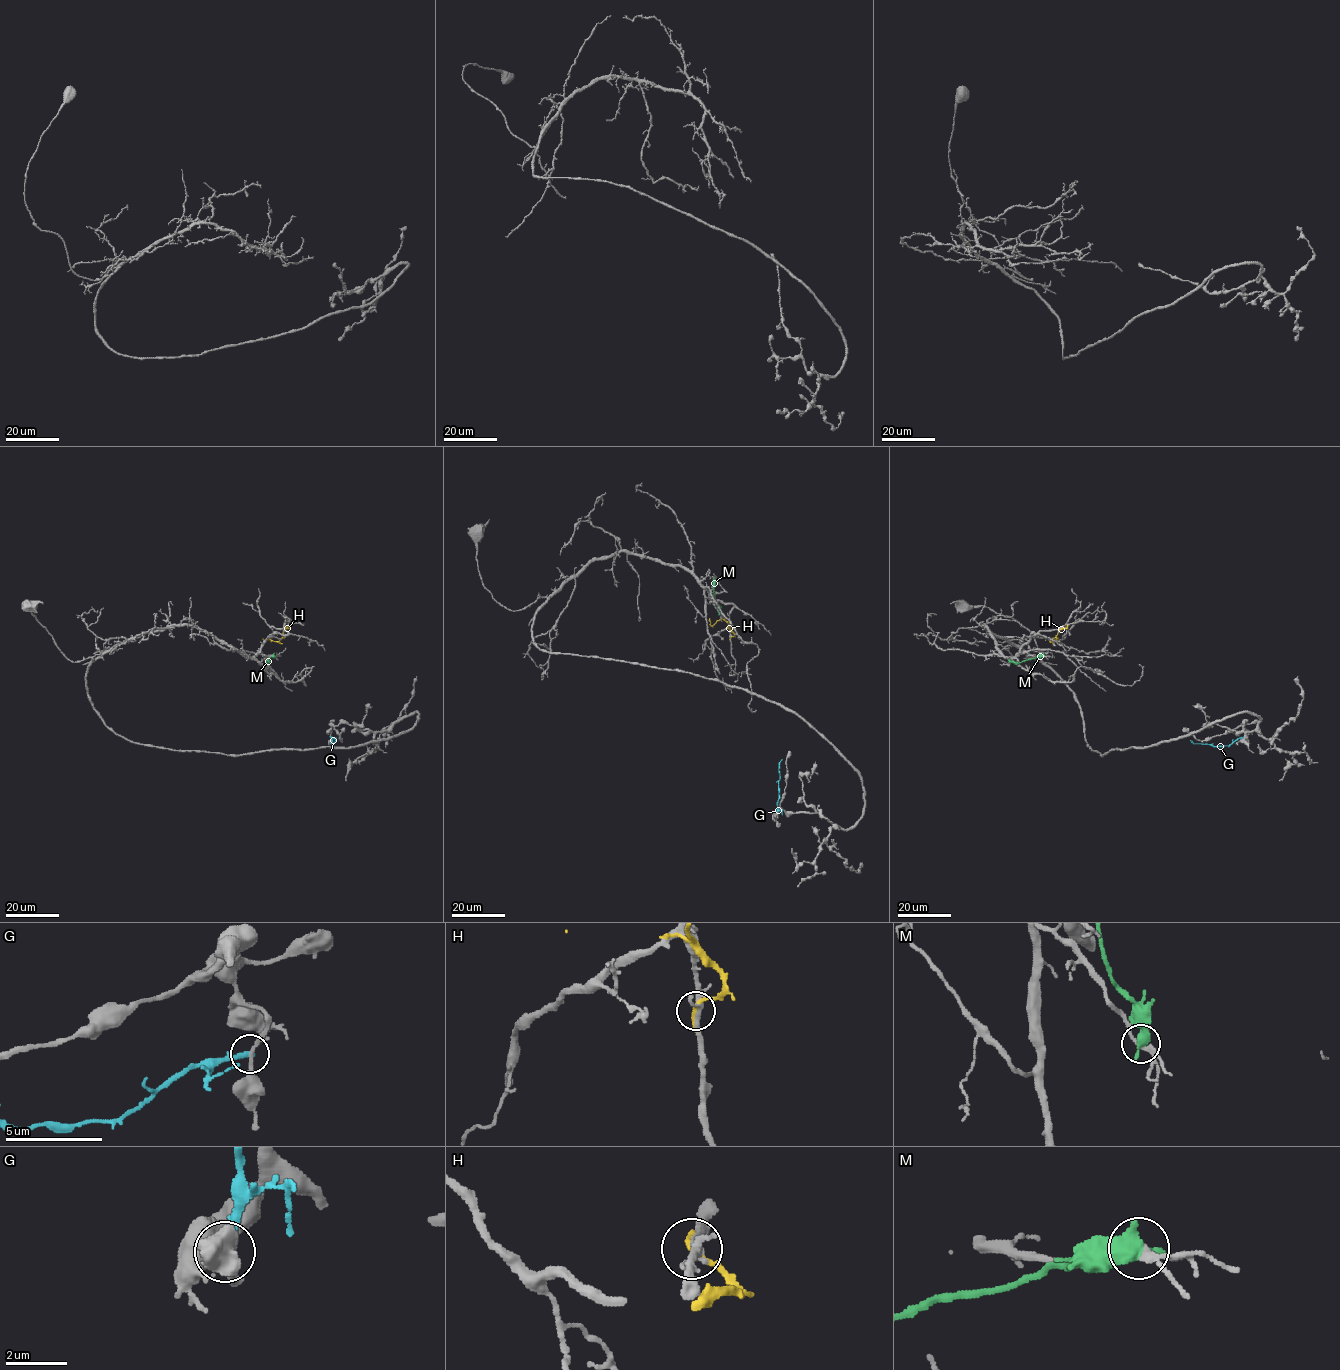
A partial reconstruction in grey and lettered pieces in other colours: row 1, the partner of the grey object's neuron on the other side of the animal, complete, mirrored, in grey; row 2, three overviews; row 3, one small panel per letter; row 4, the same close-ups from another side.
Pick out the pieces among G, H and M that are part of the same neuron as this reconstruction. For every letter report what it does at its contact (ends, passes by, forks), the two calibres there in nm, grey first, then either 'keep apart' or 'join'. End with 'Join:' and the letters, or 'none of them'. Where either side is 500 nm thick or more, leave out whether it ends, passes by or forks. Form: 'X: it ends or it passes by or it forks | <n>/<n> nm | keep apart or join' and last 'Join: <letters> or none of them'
G: it ends | 190/320 nm | keep apart
H: it passes by | 240/160 nm | keep apart
M: 200/650 nm | keep apart
Join: none of them

